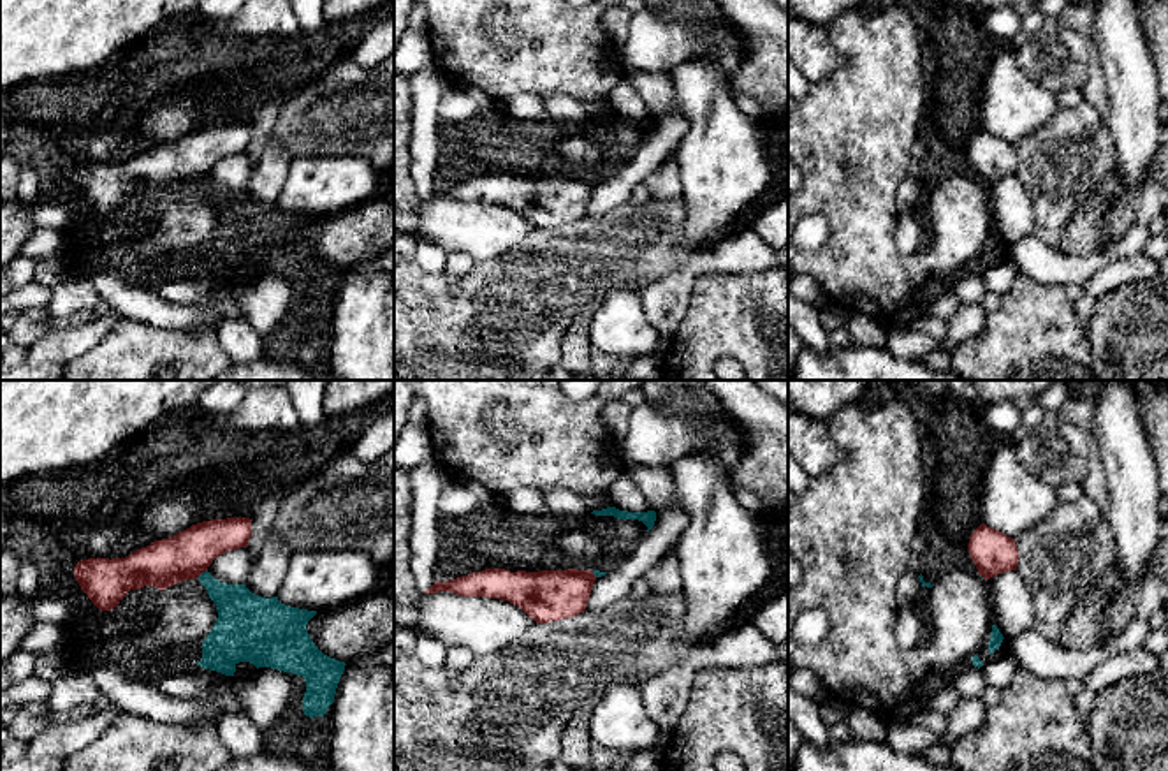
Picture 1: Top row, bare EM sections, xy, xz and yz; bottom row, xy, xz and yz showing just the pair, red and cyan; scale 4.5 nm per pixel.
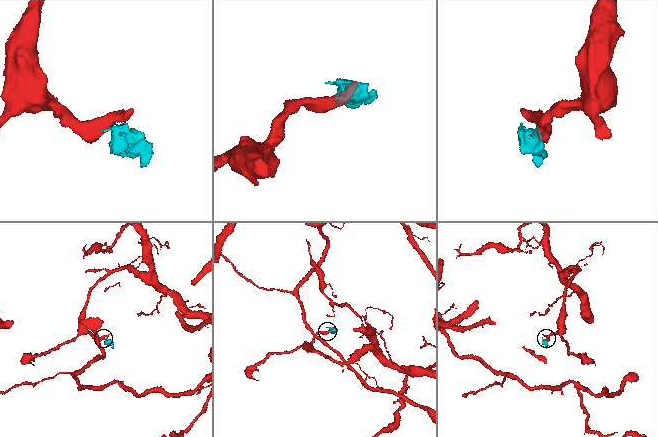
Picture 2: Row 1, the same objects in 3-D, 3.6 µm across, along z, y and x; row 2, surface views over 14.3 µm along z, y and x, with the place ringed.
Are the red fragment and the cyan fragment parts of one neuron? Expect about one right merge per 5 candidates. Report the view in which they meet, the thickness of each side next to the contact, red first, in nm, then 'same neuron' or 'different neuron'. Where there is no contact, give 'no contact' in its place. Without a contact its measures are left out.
contact in xy; calibres 220 and 200 nm; different neuron

